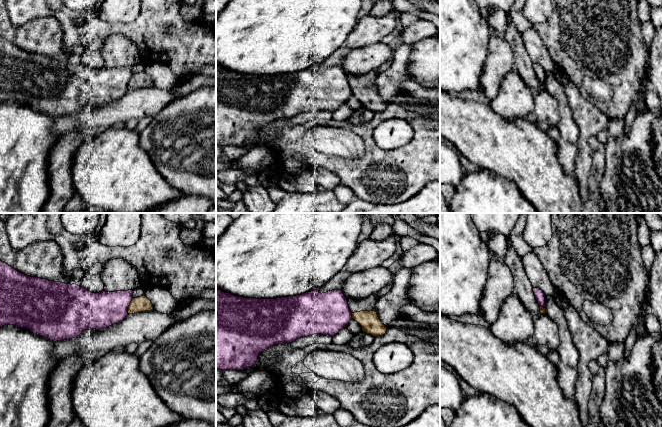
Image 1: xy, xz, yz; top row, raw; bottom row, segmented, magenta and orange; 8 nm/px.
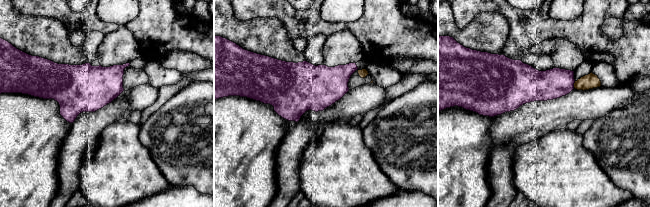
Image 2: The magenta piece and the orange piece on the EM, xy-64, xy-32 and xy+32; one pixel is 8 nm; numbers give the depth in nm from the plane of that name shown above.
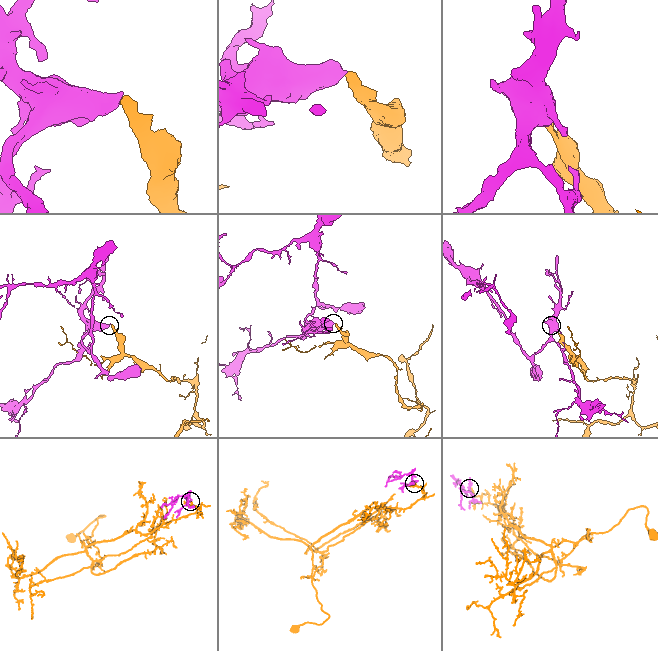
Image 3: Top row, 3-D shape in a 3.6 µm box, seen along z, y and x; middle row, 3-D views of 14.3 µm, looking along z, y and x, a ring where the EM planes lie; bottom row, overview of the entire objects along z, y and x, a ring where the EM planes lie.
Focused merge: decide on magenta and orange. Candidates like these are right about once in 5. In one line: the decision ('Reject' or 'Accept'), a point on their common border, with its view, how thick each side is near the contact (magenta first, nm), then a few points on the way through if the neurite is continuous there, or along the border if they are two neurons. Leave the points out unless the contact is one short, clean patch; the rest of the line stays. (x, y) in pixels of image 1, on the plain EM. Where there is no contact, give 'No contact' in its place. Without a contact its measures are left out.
Reject. Touches magenta at xy (128, 82). Thickness 280 nm (magenta) against 130 nm. Boundary: xy (133, 74), (127, 89)

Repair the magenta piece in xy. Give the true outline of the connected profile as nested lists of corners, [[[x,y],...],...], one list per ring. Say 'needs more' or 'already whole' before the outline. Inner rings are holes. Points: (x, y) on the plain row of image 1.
already whole; [[[0,37],[0,103],[16,101],[49,116],[63,117],[91,104],[100,106],[128,91],[133,66],[92,69],[76,60],[31,53]]]

